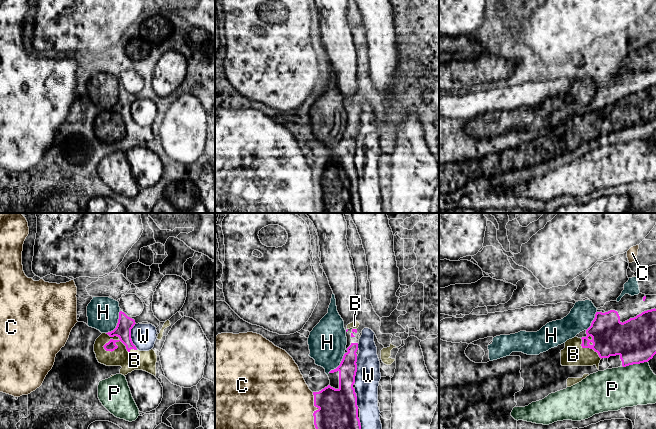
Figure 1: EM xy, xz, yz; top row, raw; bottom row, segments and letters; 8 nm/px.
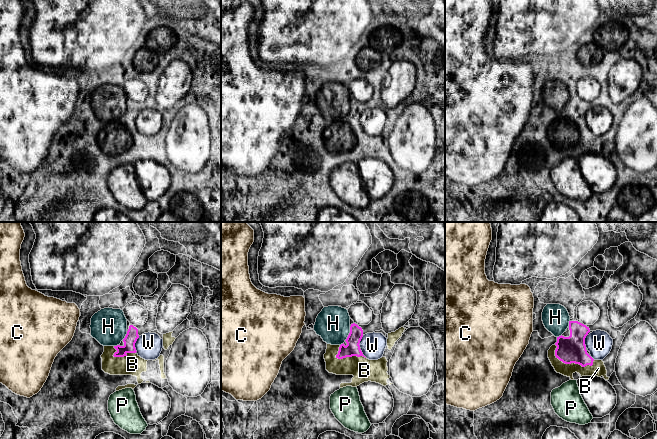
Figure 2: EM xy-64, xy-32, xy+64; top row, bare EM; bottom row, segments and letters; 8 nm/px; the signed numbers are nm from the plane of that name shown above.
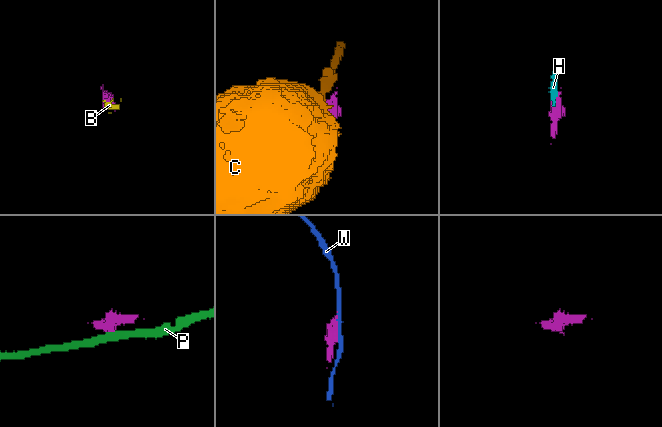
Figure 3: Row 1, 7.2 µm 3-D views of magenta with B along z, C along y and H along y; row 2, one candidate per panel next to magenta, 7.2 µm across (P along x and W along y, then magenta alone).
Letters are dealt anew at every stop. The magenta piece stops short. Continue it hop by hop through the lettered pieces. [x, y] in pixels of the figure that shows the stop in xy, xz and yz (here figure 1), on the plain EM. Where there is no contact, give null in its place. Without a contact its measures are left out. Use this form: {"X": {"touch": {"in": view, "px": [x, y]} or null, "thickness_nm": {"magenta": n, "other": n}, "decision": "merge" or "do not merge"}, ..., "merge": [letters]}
{"B": {"touch": {"in": "xy", "px": [122, 118]}, "thickness_nm": {"magenta": 130, "other": 160}, "decision": "merge"}, "C": {"touch": {"in": "xz", "px": [313, 190]}, "thickness_nm": {"magenta": 360, "other": 500}, "decision": "do not merge"}, "H": {"touch": {"in": "xy", "px": [117, 100]}, "thickness_nm": {"magenta": 130, "other": 260}, "decision": "do not merge"}, "P": {"touch": {"in": "yz", "px": [635, 139]}, "thickness_nm": {"magenta": 340, "other": 320}, "decision": "do not merge"}, "W": {"touch": {"in": "xz", "px": [356, 145]}, "thickness_nm": {"magenta": 180, "other": 200}, "decision": "do not merge"}, "merge": ["B"]}

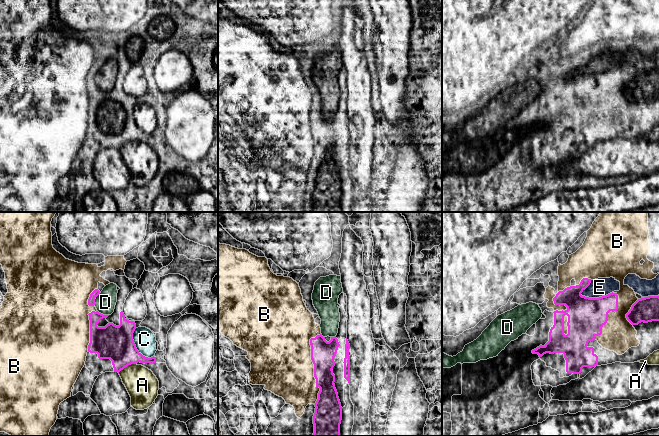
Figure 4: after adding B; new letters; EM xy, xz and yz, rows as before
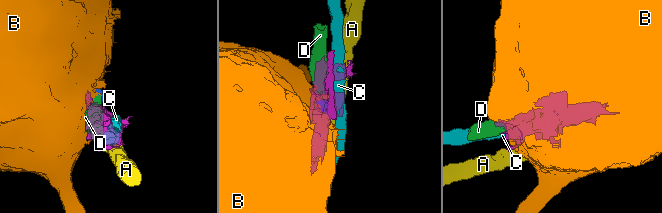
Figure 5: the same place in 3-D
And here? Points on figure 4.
{"A": {"touch": {"in": "xy", "px": [126, 142]}, "thickness_nm": {"magenta": 280, "other": 260}, "decision": "do not merge"}, "B": {"touch": {"in": "xz", "px": [314, 143]}, "thickness_nm": {"magenta": 190, "other": 460}, "decision": "do not merge"}, "C": {"touch": {"in": "xy", "px": [135, 122]}, "thickness_nm": {"magenta": 280, "other": 170}, "decision": "do not merge"}, "D": {"touch": {"in": "xy", "px": [102, 90]}, "thickness_nm": {"magenta": 280, "other": 170}, "decision": "do not merge"}, "E": {"touch": {"in": "yz", "px": [596, 74]}, "thickness_nm": {"magenta": 300, "other": 150}, "decision": "do not merge"}, "merge": []}

